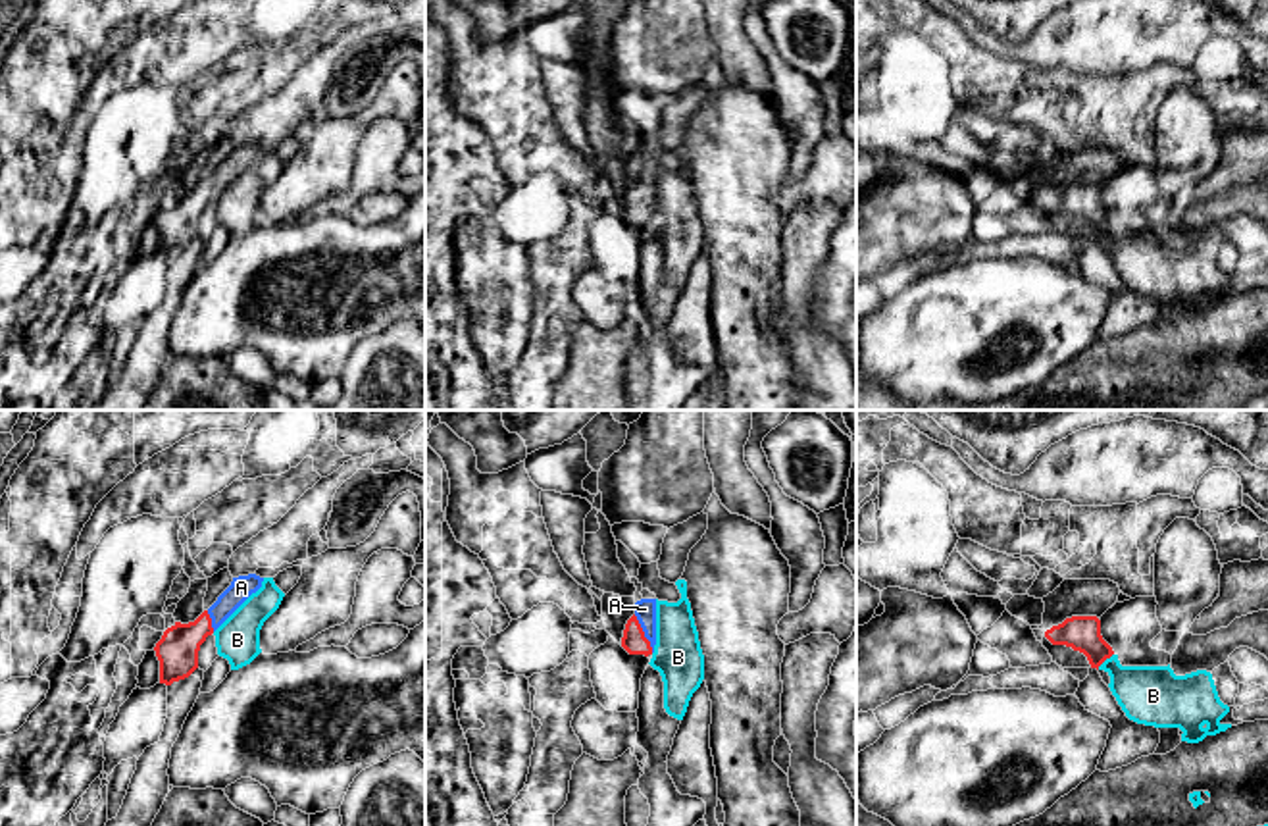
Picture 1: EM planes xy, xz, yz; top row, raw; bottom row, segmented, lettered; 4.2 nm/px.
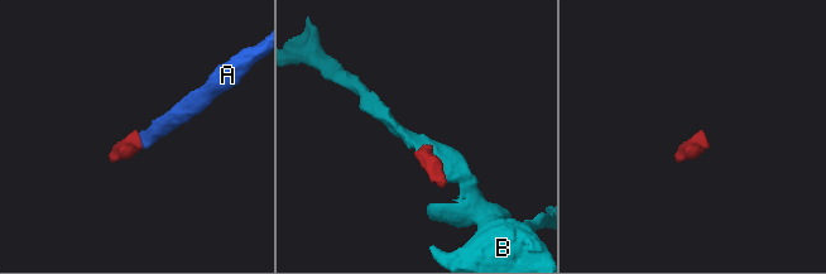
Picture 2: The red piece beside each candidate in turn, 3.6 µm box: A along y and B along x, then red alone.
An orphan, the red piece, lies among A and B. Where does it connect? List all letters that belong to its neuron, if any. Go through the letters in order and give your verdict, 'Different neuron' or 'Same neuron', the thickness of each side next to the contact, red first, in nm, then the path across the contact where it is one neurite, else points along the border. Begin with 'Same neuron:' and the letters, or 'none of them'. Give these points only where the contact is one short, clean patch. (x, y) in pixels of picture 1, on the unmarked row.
Same neuron: A
A: Same neuron. Thickness 100 nm (red) against 90 nm. Path across: xz (634, 210), (643, 203), (645, 178)
B: Different neuron. Thickness 150 nm (red) against 240 nm. Boundary: yz (1113, 222), (1097, 237)

